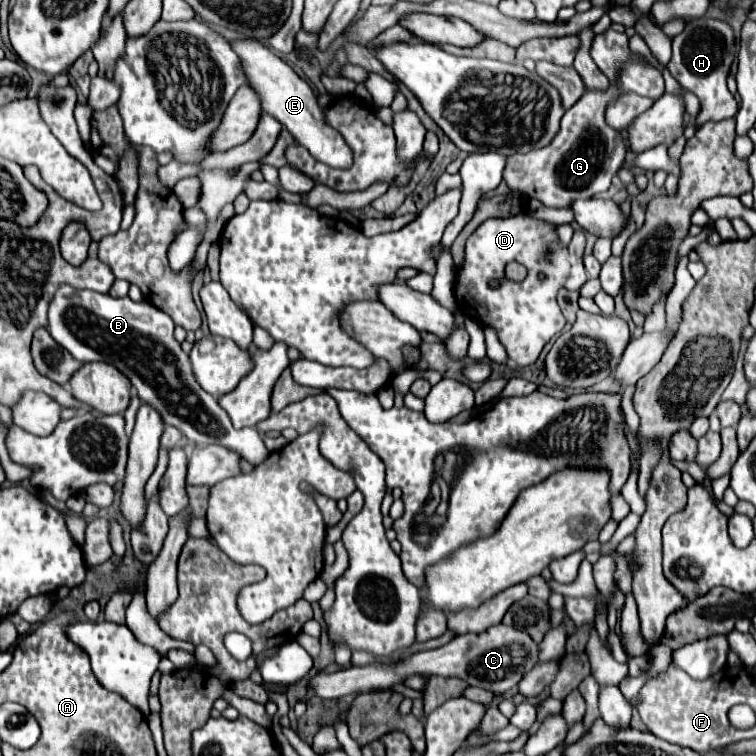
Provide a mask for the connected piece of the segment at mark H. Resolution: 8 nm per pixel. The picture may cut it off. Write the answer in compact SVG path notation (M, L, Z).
M693 19L685 25L685 31L673 39L673 57L669 61L669 73L687 91L693 91L701 101L697 125L705 121L721 121L737 113L737 101L727 89L727 75L735 61L737 43L733 27L721 19Z

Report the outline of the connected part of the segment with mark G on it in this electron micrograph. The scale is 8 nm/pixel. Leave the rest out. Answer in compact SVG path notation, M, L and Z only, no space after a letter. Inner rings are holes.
M639 55L627 61L627 65L617 73L615 81L609 83L605 91L585 91L583 97L565 111L561 119L561 131L555 135L551 145L543 149L533 149L525 155L511 155L503 179L511 191L539 199L547 207L569 207L575 199L589 199L595 193L609 189L613 175L625 163L627 145L619 129L611 129L605 121L605 109L615 97L623 93L637 93L641 97L651 97L653 101L665 93L661 71L653 65L641 65Z

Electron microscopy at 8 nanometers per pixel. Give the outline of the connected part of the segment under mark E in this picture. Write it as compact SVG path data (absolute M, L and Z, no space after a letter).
M255 39L235 41L233 43L235 53L243 61L243 71L249 79L249 85L259 93L263 113L275 117L283 127L289 129L293 139L305 147L317 161L335 167L335 169L349 169L353 165L353 153L347 141L343 139L337 129L327 125L325 121L325 109L319 105L317 95L309 87L307 81L303 81L281 57L277 57L271 49L263 47Z

